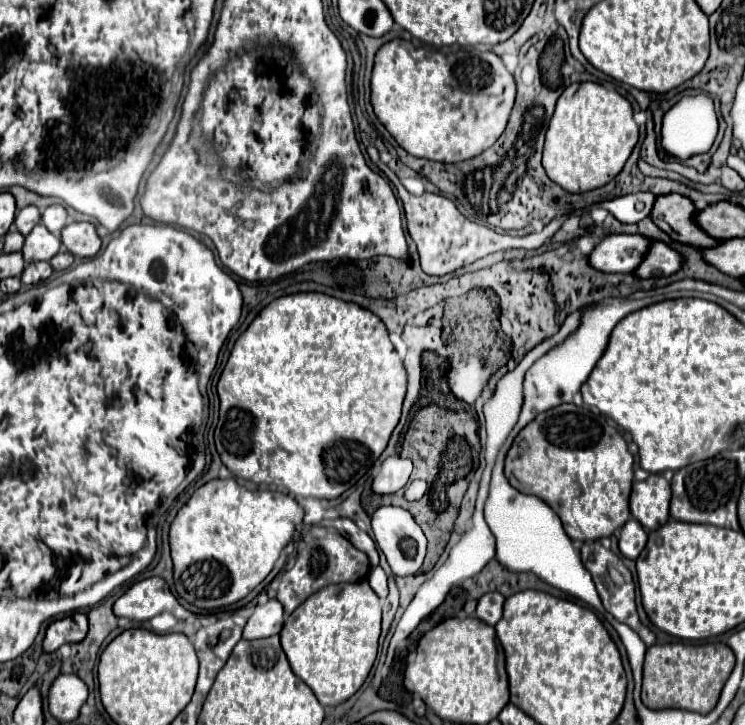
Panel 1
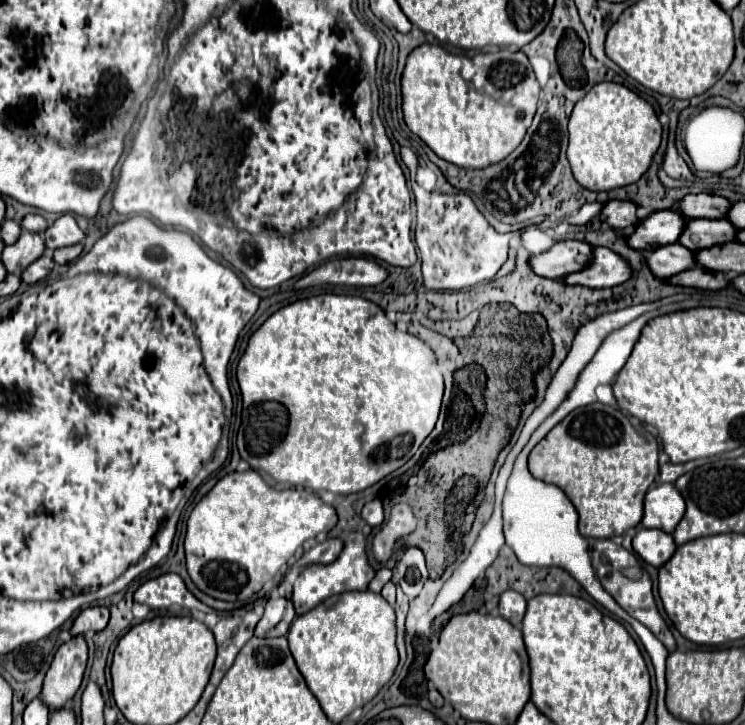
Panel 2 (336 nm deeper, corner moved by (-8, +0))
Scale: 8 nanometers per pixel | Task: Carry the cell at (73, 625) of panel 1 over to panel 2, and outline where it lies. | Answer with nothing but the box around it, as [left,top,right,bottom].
[71,606,109,636]

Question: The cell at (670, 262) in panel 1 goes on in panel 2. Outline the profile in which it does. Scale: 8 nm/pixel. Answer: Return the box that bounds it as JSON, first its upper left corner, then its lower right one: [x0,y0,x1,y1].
[565,248,633,288]

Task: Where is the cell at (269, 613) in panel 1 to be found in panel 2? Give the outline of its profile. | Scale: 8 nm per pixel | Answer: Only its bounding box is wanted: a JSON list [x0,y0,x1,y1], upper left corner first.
[255,598,295,638]

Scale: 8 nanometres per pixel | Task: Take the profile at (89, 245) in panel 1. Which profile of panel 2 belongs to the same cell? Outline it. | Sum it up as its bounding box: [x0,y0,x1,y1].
[45,214,85,250]

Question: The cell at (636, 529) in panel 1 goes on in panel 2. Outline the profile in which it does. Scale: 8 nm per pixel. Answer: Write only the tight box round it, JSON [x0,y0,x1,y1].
[633,528,675,566]

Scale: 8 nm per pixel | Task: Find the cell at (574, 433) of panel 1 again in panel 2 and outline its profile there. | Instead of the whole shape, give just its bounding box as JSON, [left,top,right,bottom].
[529,404,659,538]

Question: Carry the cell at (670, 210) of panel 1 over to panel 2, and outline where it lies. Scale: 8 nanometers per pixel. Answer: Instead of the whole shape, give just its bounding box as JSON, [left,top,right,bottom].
[601,200,639,228]

